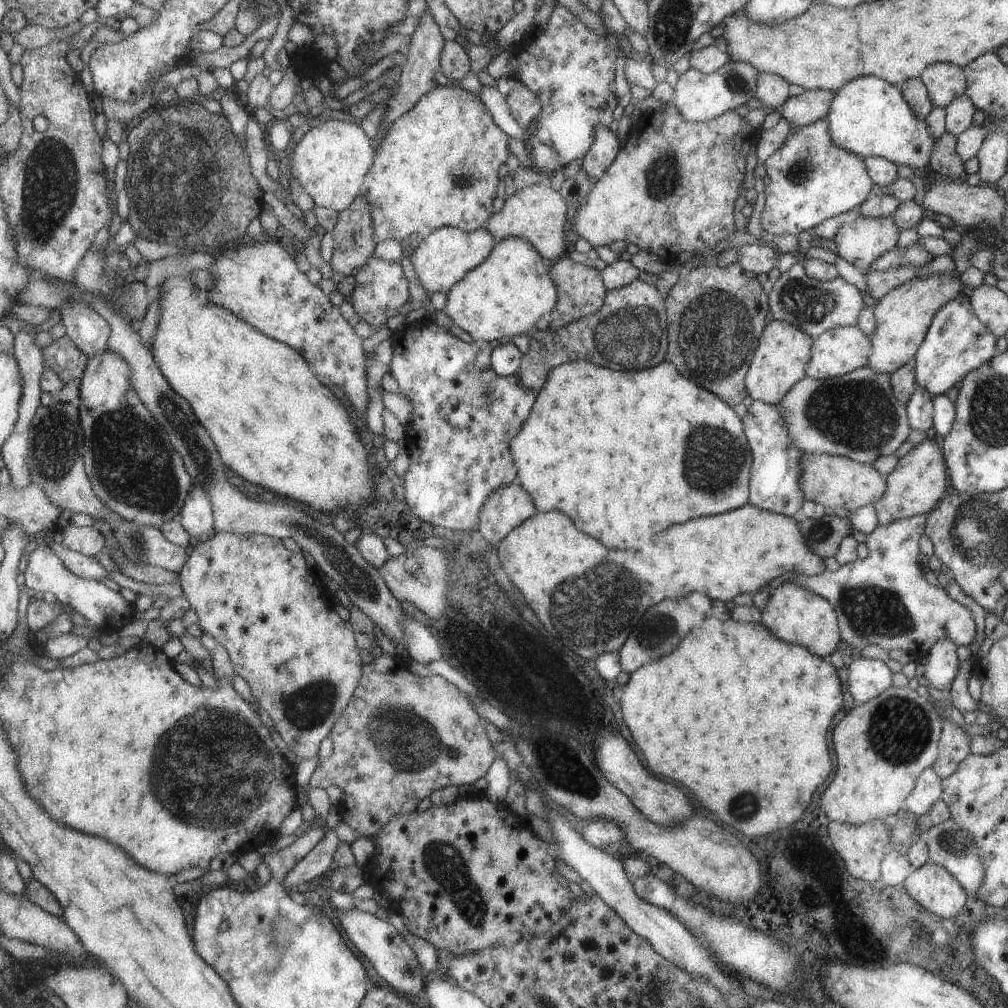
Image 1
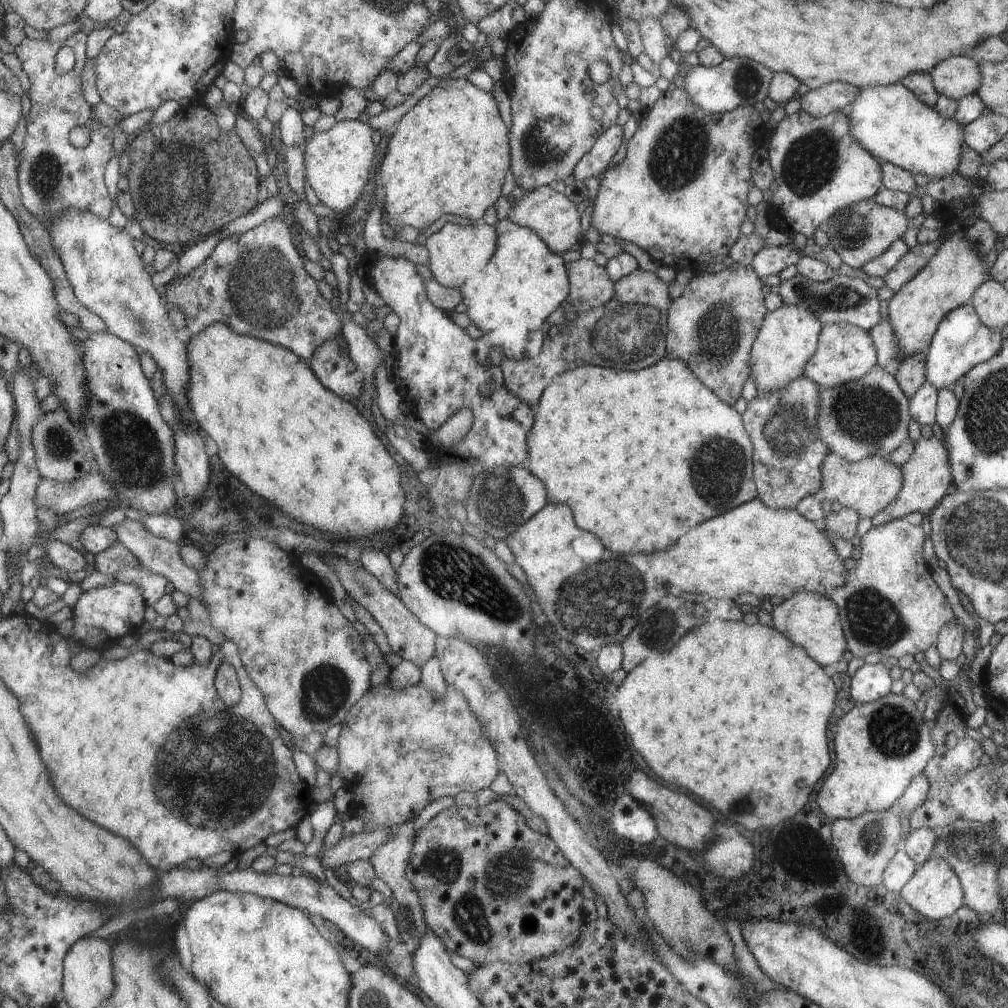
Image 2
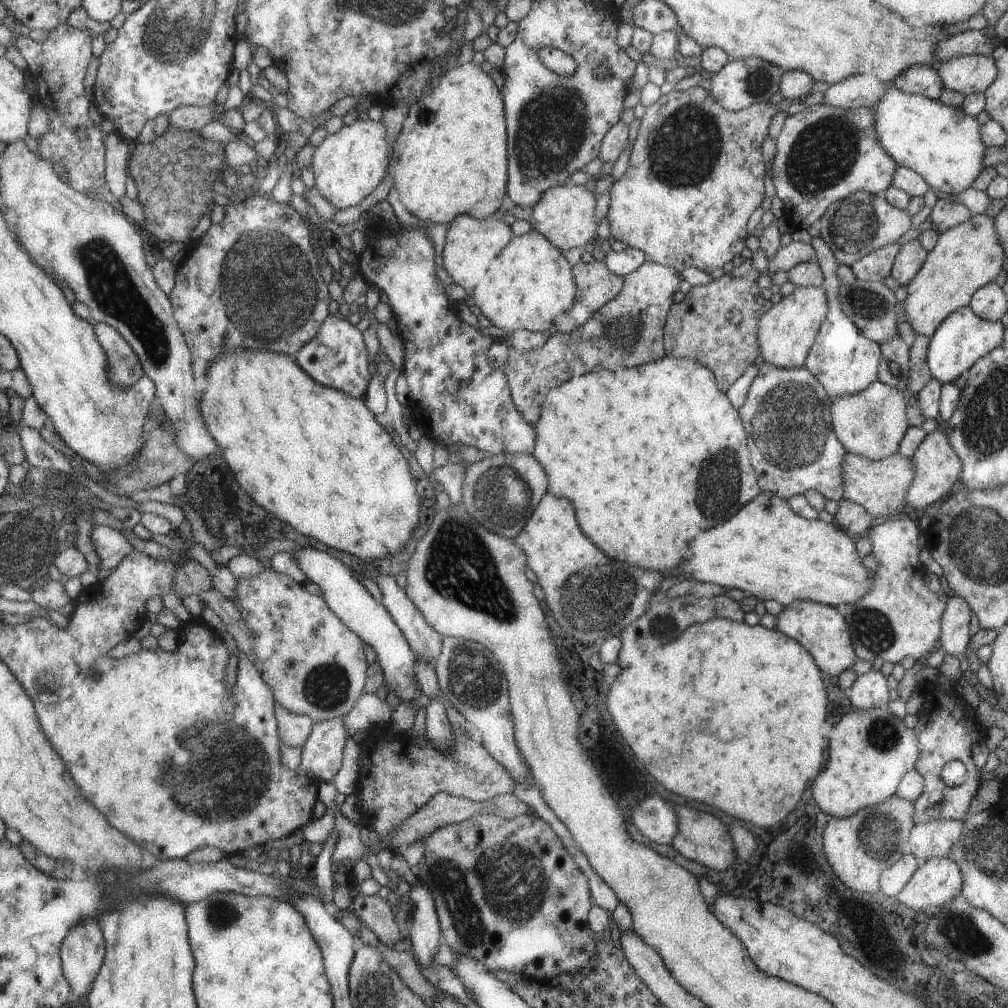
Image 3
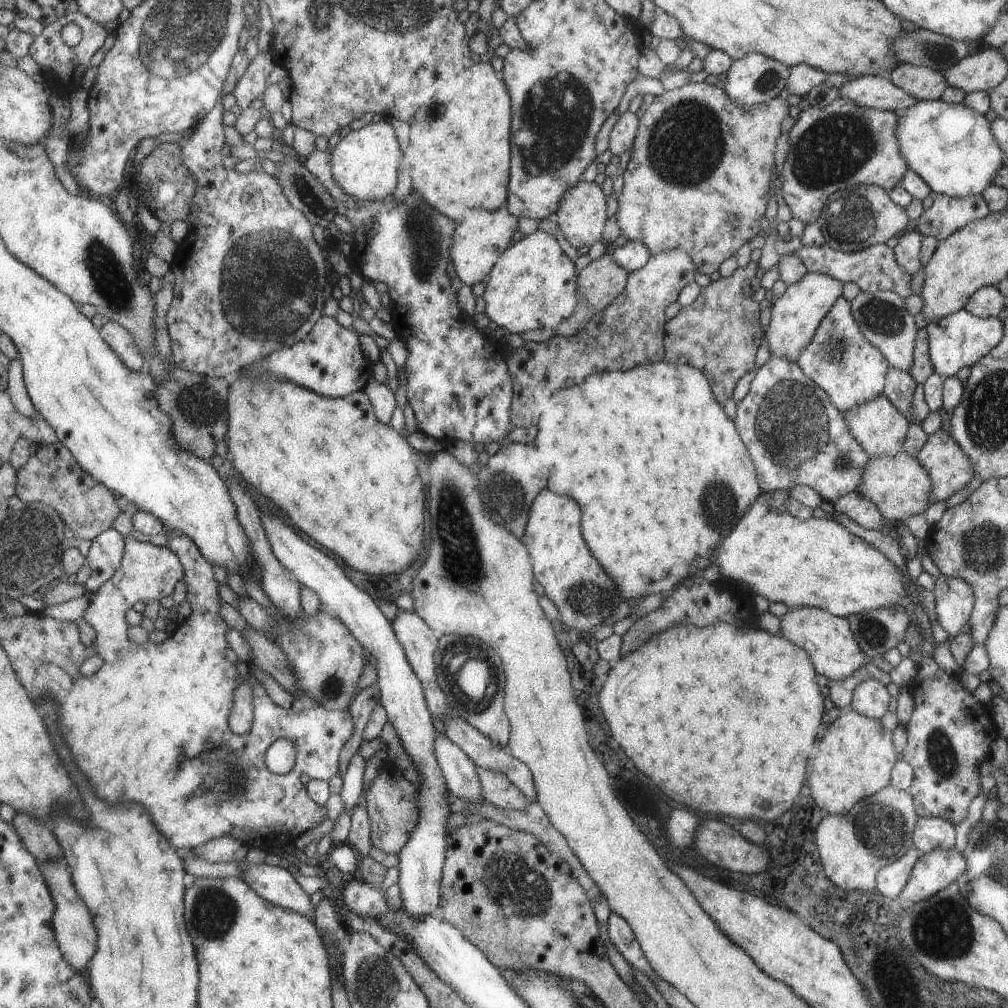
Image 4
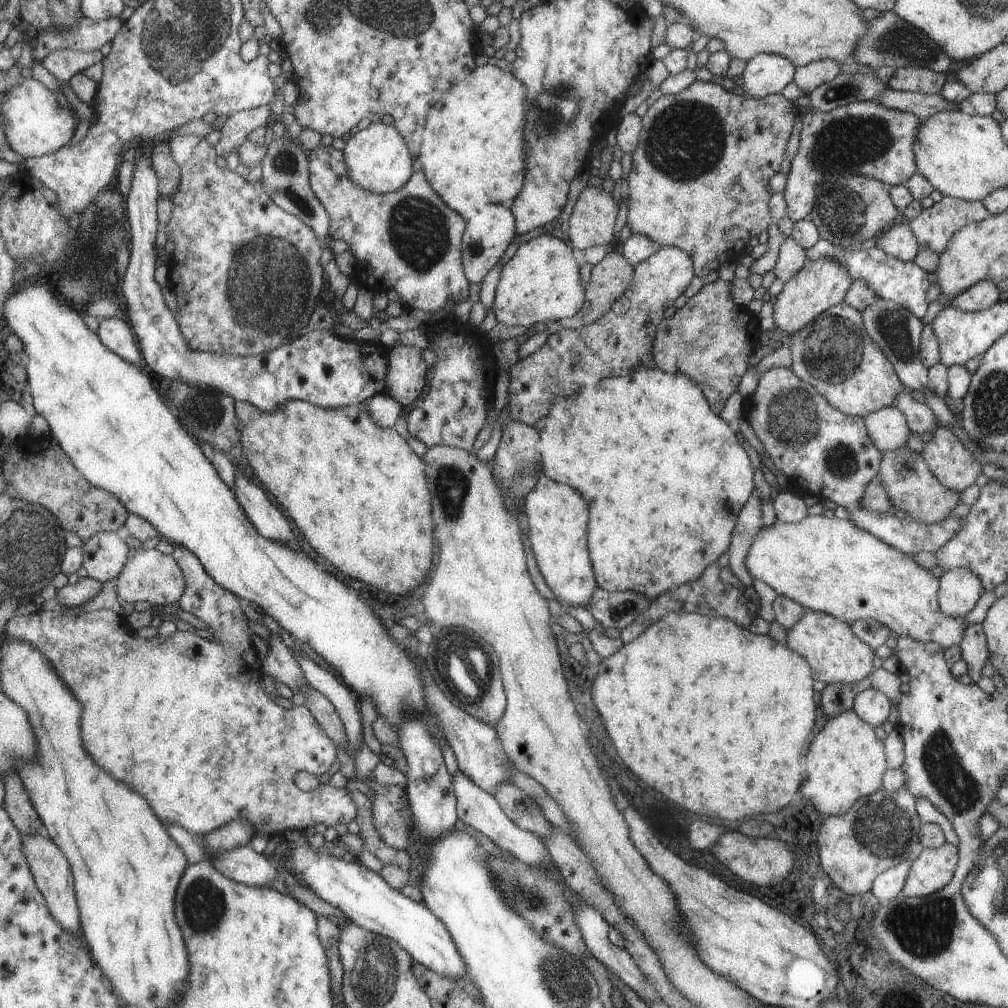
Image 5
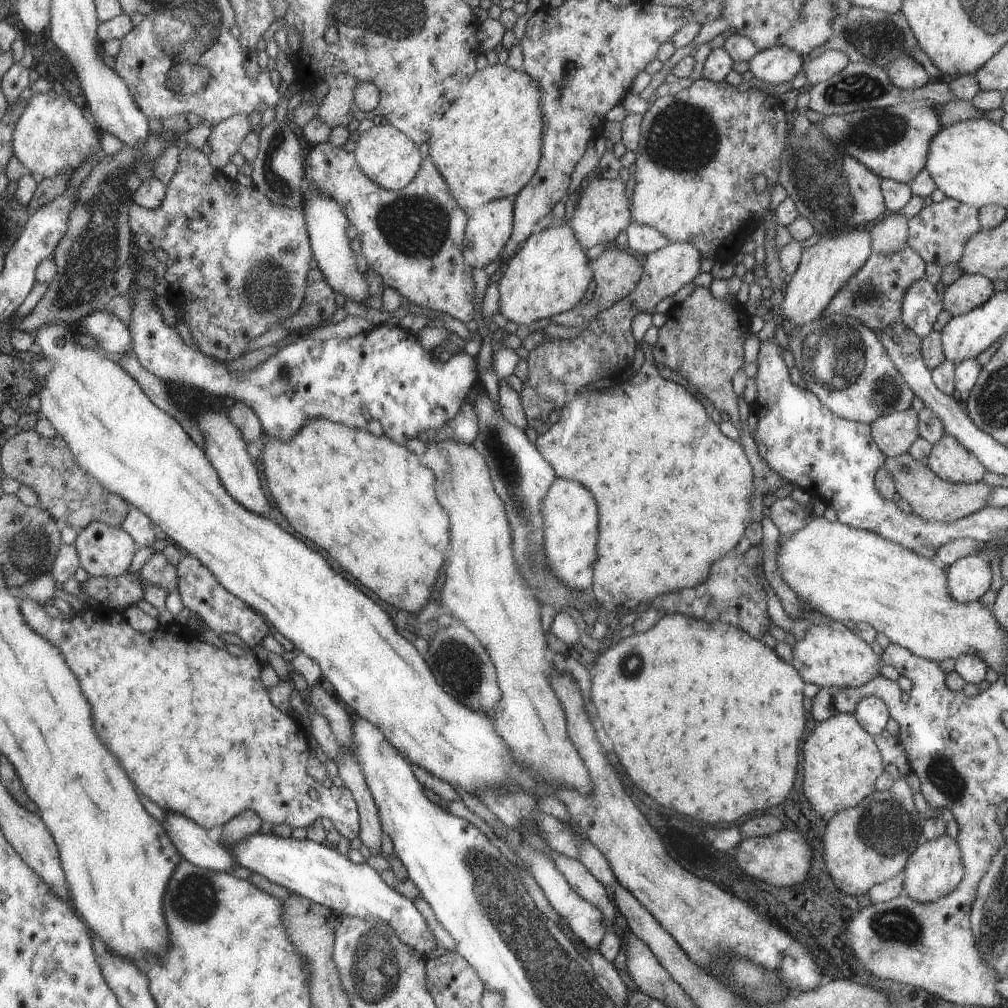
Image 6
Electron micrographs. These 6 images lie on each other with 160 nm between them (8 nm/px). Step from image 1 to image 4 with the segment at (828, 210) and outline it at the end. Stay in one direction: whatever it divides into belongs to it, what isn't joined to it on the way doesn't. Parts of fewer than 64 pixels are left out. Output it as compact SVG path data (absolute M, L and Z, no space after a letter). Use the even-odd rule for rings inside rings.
M837 97L835 100L832 100L827 106L824 106L823 108L818 109L809 106L806 110L801 111L799 113L799 116L797 116L797 118L788 124L791 129L788 130L787 154L785 160L783 161L782 169L778 174L782 197L785 201L785 204L787 204L789 210L791 211L791 216L797 220L800 220L804 224L815 223L824 206L827 204L828 198L831 196L832 192L848 189L849 187L860 184L877 185L879 188L887 191L899 184L901 177L908 169L908 164L902 156L900 148L898 148L898 138L896 136L896 132L894 131L894 129L897 128L897 122L898 116L893 111L884 111L881 109L862 107L855 101L849 99L845 100L843 97Z

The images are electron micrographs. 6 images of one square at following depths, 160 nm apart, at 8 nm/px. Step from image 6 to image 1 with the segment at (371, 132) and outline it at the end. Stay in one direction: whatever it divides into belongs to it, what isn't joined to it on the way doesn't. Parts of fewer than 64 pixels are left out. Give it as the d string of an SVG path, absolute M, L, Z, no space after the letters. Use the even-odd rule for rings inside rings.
M335 119L313 127L293 149L290 162L293 178L313 196L316 206L332 208L340 213L361 194L373 159L365 129L361 125L354 125L352 119Z

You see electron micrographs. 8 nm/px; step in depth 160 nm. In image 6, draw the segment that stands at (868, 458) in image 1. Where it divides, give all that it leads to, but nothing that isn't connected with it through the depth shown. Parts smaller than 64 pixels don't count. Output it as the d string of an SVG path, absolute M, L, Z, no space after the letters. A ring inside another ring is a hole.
M909 406L905 410L880 416L869 424L872 439L887 458L907 453L919 438L918 414Z

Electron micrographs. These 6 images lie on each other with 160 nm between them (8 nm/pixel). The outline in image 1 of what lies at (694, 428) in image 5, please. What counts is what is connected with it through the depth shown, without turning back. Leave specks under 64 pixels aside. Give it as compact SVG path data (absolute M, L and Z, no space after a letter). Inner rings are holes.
M569 361L569 364L557 365L549 372L547 384L543 384L539 391L535 391L535 404L520 428L520 432L510 441L510 453L517 468L516 480L532 496L537 511L559 510L570 519L573 524L581 528L581 532L589 536L597 536L605 548L615 550L633 550L641 546L641 542L649 540L649 534L663 532L671 524L685 522L697 516L709 516L732 511L748 502L749 478L751 476L752 451L748 439L744 435L743 422L735 415L730 405L707 389L693 384L691 380L683 378L671 361L661 362L653 368L637 370L637 372L613 372L609 368L599 368L589 362Z

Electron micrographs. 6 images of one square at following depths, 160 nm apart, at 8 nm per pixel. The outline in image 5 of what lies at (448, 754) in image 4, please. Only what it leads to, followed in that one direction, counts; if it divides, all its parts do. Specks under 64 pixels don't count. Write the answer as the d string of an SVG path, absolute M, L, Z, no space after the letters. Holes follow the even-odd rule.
M459 770L457 774L455 774L455 777L452 778L452 787L456 798L456 815L463 824L467 824L467 826L471 826L473 830L477 830L477 832L487 836L501 851L512 854L517 860L520 860L526 865L530 865L531 867L542 865L545 867L550 862L551 856L542 838L535 833L517 828L517 826L503 814L493 795L477 789L473 782L467 779Z

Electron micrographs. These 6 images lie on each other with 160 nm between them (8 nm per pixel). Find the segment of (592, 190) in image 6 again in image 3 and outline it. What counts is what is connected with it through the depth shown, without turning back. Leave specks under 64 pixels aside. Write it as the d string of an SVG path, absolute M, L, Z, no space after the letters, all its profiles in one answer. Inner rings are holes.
M559 185L544 192L541 200L532 208L529 220L530 228L540 232L554 247L560 251L569 248L582 247L591 242L595 234L595 196L591 190L585 190L583 185Z

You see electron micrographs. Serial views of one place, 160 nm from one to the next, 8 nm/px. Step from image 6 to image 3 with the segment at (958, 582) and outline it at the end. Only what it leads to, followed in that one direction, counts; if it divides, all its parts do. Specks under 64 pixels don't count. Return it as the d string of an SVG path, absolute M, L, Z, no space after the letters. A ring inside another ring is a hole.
M955 594L949 595L948 603L940 618L940 649L947 654L963 656L964 648L969 642L967 629L971 609L968 602Z

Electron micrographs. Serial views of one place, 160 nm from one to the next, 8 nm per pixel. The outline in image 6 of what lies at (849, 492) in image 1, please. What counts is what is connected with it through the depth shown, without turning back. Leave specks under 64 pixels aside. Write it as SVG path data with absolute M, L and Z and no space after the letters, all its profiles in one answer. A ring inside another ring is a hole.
M908 453L886 458L883 465L895 483L897 498L905 500L911 507L911 513L921 516L923 520L953 523L957 519L981 511L987 507L986 500L993 488L983 481L955 484L941 480L936 473L931 472L927 466L923 466Z

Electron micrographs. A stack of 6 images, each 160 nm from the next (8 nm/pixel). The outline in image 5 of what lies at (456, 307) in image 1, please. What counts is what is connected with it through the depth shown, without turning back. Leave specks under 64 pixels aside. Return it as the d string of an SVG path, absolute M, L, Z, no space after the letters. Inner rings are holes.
M549 233L530 234L500 269L491 310L505 326L532 327L537 322L559 321L573 316L583 306L579 266L571 248Z

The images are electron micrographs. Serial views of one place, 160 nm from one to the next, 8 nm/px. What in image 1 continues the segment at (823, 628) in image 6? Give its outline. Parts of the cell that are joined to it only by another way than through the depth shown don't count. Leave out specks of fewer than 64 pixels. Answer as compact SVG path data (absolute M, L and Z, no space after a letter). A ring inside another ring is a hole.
M782 580L771 596L768 596L765 608L760 611L760 622L774 637L793 643L809 650L818 657L830 656L837 648L839 638L835 610L828 600L817 596L796 584Z

